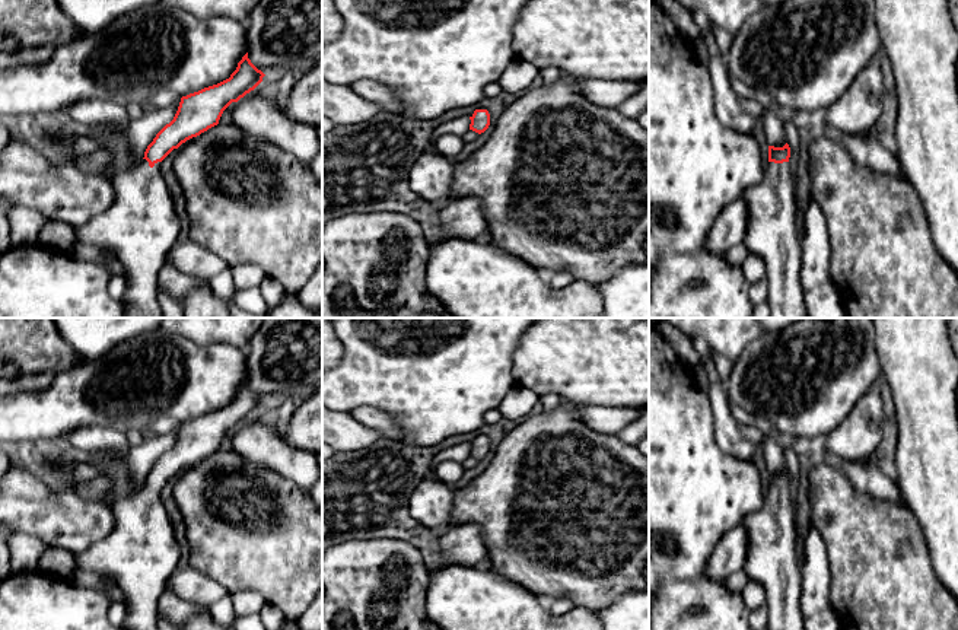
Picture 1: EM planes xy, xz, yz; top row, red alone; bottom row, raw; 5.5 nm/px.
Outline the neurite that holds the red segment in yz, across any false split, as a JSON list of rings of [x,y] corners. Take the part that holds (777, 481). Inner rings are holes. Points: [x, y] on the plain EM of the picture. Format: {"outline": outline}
{"outline": [[[768,472],[763,506],[742,519],[748,553],[742,572],[766,589],[766,630],[803,630],[802,578],[796,554],[796,516],[789,494],[790,474]]]}

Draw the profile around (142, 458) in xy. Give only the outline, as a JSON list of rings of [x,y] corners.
[[[181,426],[169,433],[147,438],[141,445],[130,448],[127,461],[131,474],[131,483],[139,486],[144,484],[144,478],[156,461],[174,446],[179,429]]]

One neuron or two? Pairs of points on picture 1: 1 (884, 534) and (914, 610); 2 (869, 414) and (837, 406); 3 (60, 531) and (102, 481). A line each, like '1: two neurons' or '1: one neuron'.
1: one neuron
2: two neurons
3: two neurons

